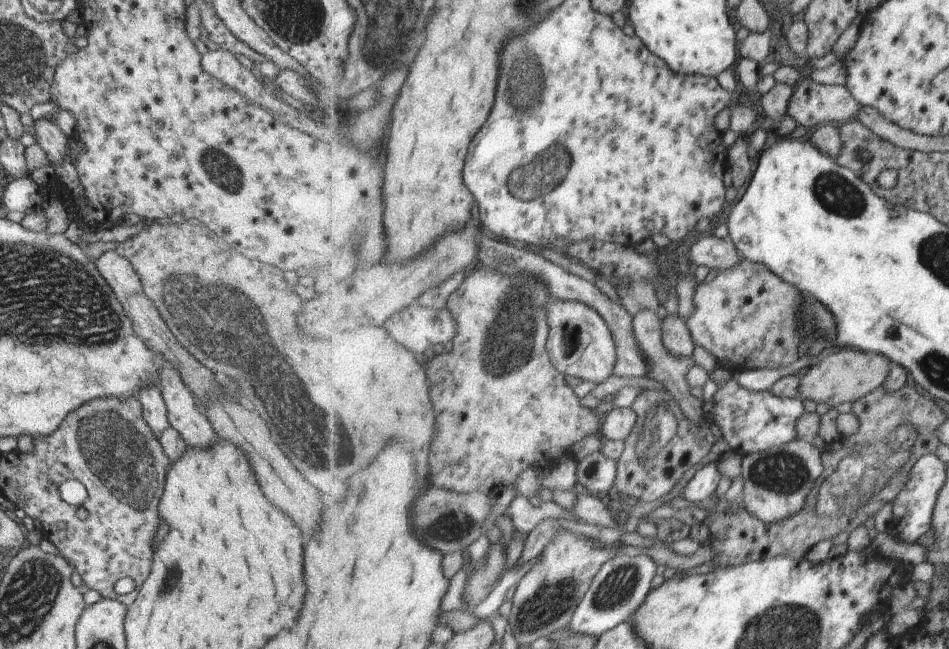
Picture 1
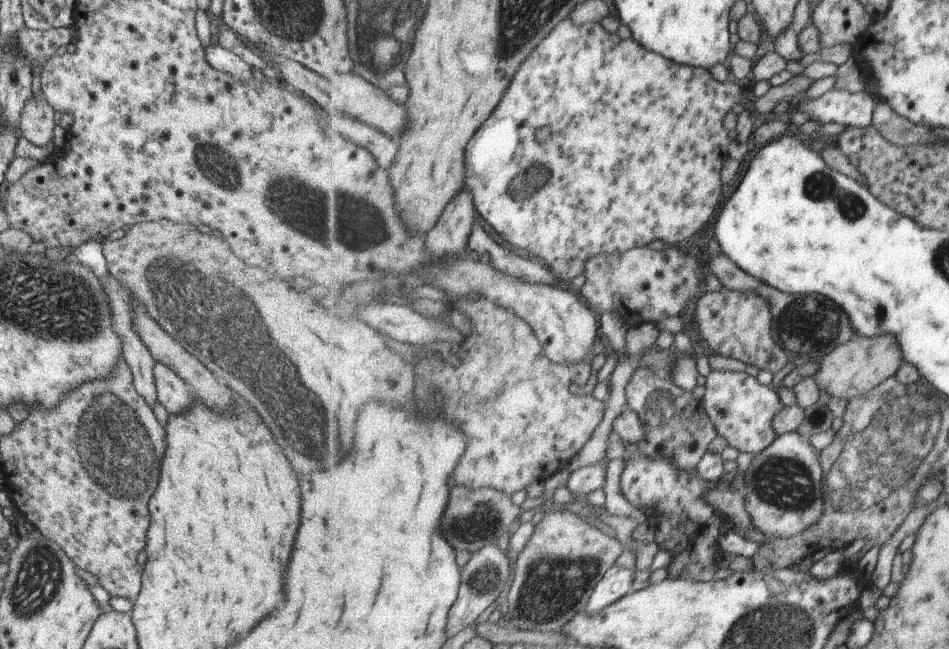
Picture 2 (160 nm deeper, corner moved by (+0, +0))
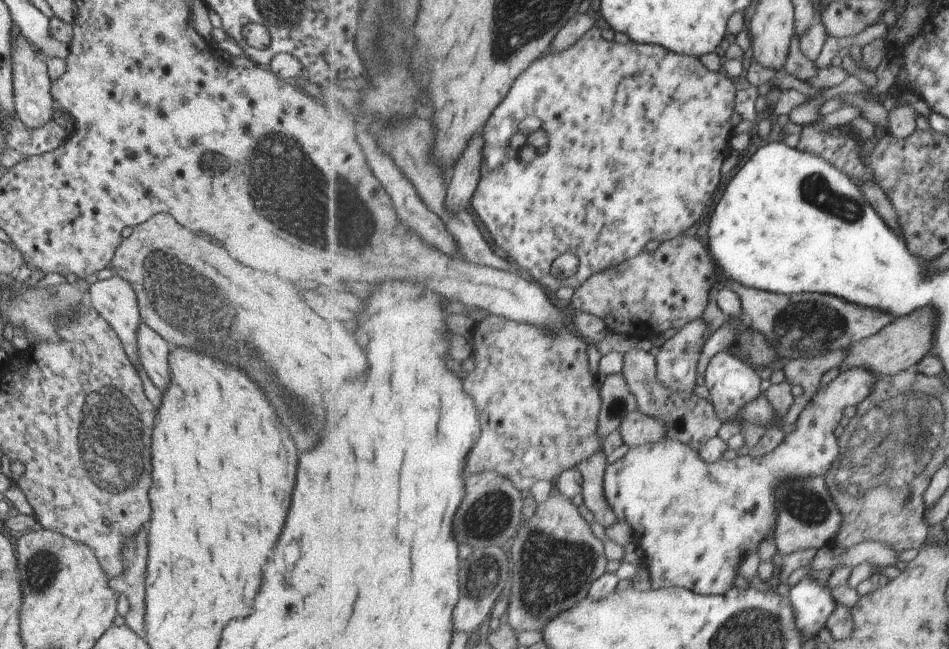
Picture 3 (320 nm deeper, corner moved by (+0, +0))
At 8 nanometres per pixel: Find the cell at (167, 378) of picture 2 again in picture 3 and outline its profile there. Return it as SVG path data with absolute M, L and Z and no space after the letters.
M143 321L135 329L135 340L138 362L153 386L162 391L169 382L167 360L169 344Z

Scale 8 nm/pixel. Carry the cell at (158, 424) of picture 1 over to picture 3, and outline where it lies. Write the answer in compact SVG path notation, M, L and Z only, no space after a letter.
M113 274L105 280L95 280L86 300L119 337L132 365L139 363L135 329L141 320L135 293L127 280Z

